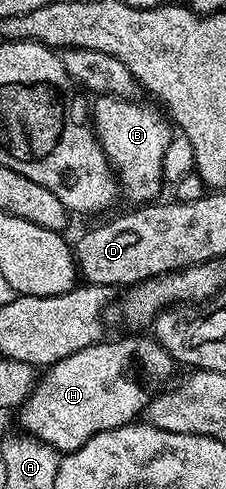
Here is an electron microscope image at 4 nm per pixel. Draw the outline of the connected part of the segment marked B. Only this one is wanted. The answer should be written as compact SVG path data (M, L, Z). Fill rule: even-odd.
M102 94L95 101L90 106L90 117L96 138L104 155L108 157L108 165L118 175L118 186L123 197L125 194L132 204L148 204L159 199L160 185L164 186L166 182L163 157L166 156L167 146L174 137L173 127L159 109L156 111L152 106L143 106L137 100Z

